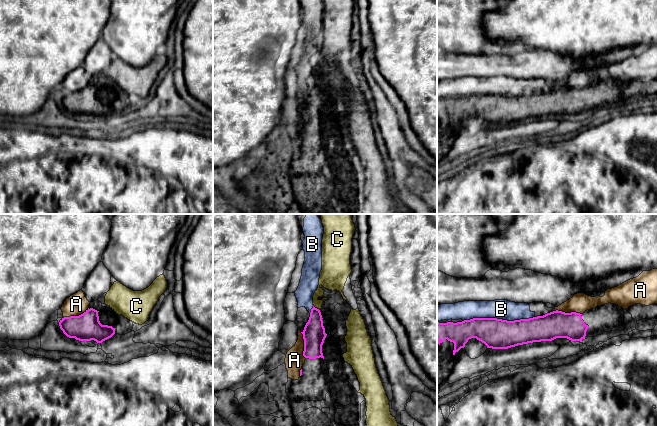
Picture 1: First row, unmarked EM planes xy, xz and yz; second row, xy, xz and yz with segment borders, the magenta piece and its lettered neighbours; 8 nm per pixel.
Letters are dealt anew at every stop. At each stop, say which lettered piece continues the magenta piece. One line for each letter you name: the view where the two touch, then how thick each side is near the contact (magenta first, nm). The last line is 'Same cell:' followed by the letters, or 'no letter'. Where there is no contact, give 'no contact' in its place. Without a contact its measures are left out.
Same cell: no letter

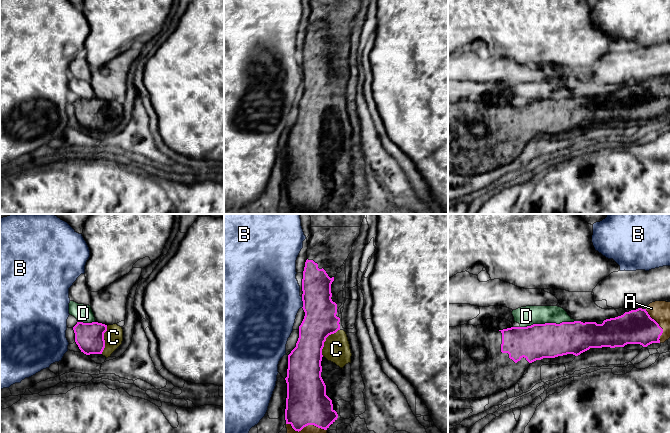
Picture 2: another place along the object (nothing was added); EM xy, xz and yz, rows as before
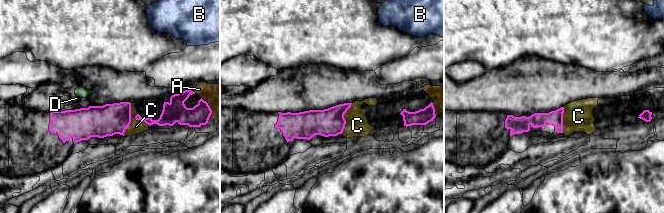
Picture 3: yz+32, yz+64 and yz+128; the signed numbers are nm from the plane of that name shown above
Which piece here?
A: meets magenta in yz; 280 nm thick on the magenta side, 160 nm on the other
C: meets magenta in xz; 280 nm thick on the magenta side, 220 nm on the other
Same cell: A, C

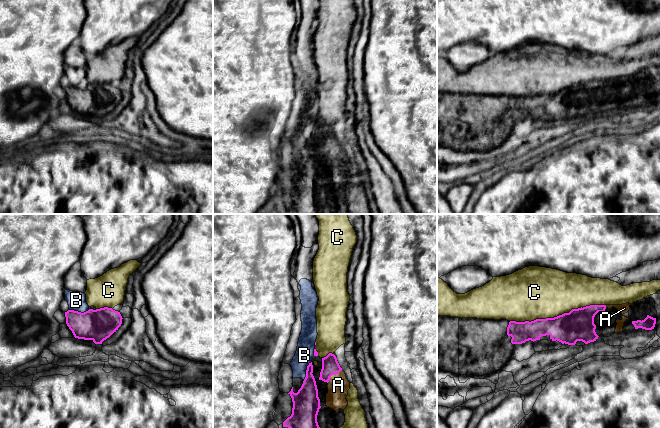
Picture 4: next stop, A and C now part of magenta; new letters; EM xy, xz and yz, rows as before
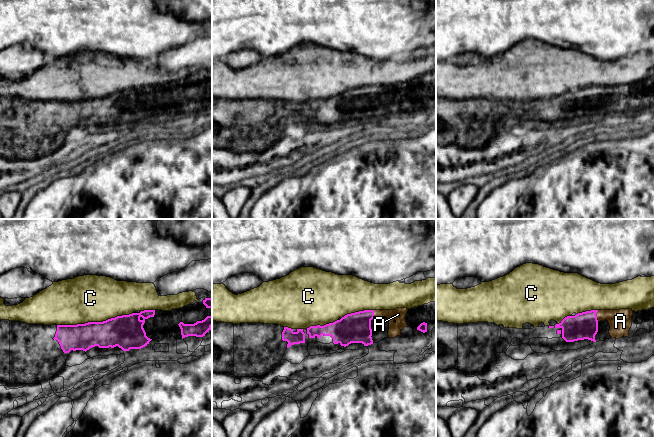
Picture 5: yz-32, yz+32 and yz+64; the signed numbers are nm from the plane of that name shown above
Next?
A: meets magenta in xz; 140 nm thick on the magenta side, 170 nm on the other
Same cell: A

